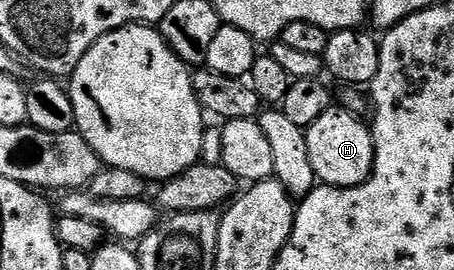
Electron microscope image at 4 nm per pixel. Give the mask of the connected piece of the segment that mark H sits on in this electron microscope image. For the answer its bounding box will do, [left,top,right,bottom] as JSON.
[305,107,373,189]

